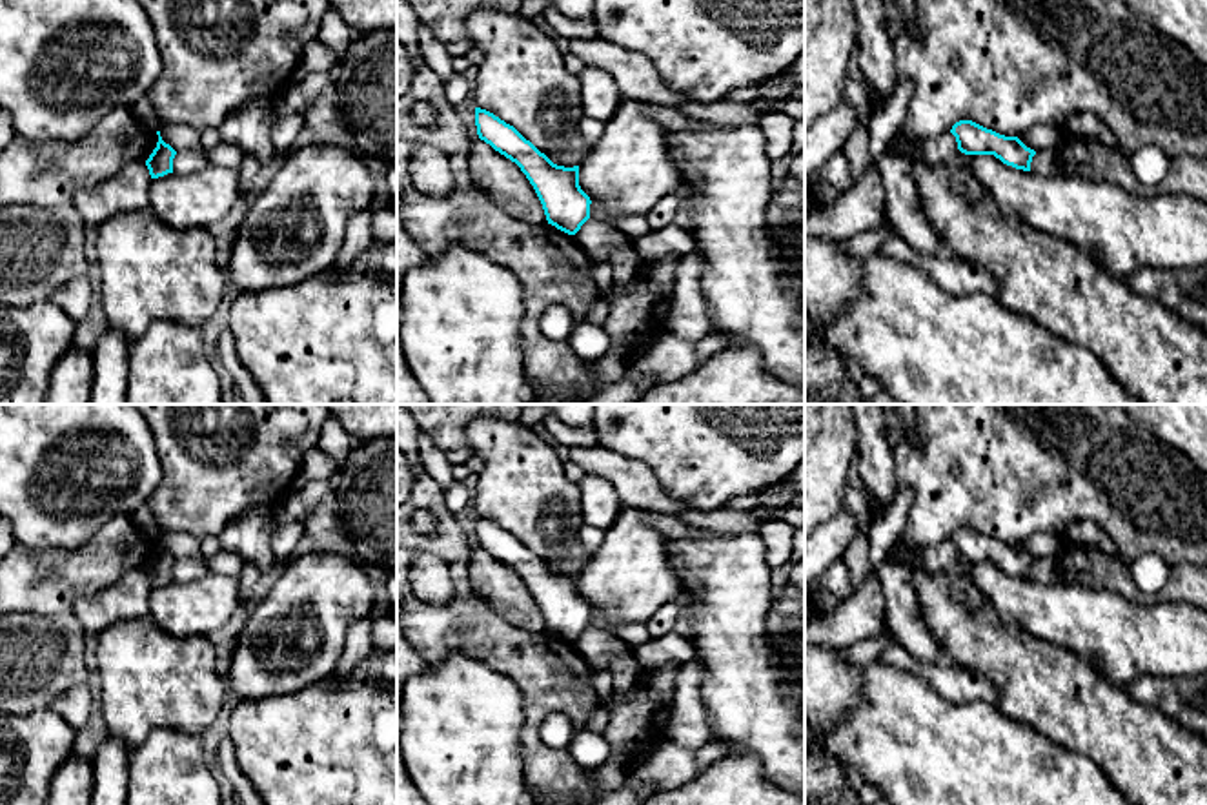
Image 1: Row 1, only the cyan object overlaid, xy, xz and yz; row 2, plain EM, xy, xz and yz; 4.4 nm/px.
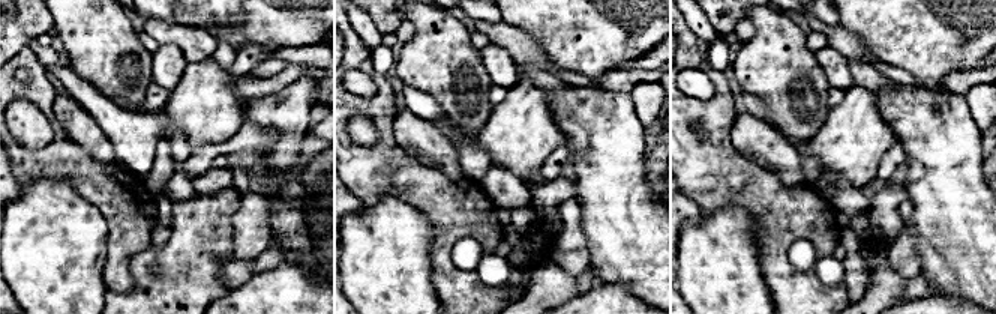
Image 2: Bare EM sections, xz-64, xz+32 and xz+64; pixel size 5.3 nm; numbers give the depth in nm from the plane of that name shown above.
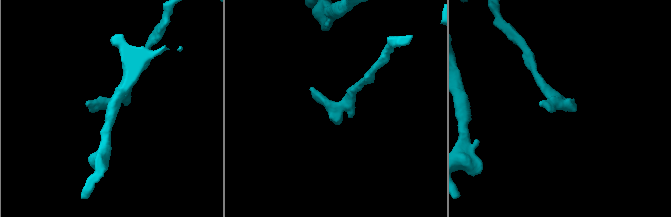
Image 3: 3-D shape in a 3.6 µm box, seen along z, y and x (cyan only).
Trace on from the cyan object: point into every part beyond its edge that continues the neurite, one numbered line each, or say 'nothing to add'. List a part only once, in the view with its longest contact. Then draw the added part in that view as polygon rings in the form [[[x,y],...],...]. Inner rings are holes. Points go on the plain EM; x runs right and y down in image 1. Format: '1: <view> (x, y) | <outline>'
nothing to add

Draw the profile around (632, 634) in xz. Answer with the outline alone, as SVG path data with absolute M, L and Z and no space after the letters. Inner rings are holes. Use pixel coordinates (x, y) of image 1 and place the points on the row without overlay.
M599 610L590 612L590 627L614 632L619 639L623 639L632 648L652 639L646 623L630 623L630 625L615 627L610 625Z

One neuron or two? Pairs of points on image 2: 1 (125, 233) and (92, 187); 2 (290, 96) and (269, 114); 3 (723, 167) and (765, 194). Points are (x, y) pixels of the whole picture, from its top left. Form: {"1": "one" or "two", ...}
{"1": "one", "2": "one", "3": "one"}

